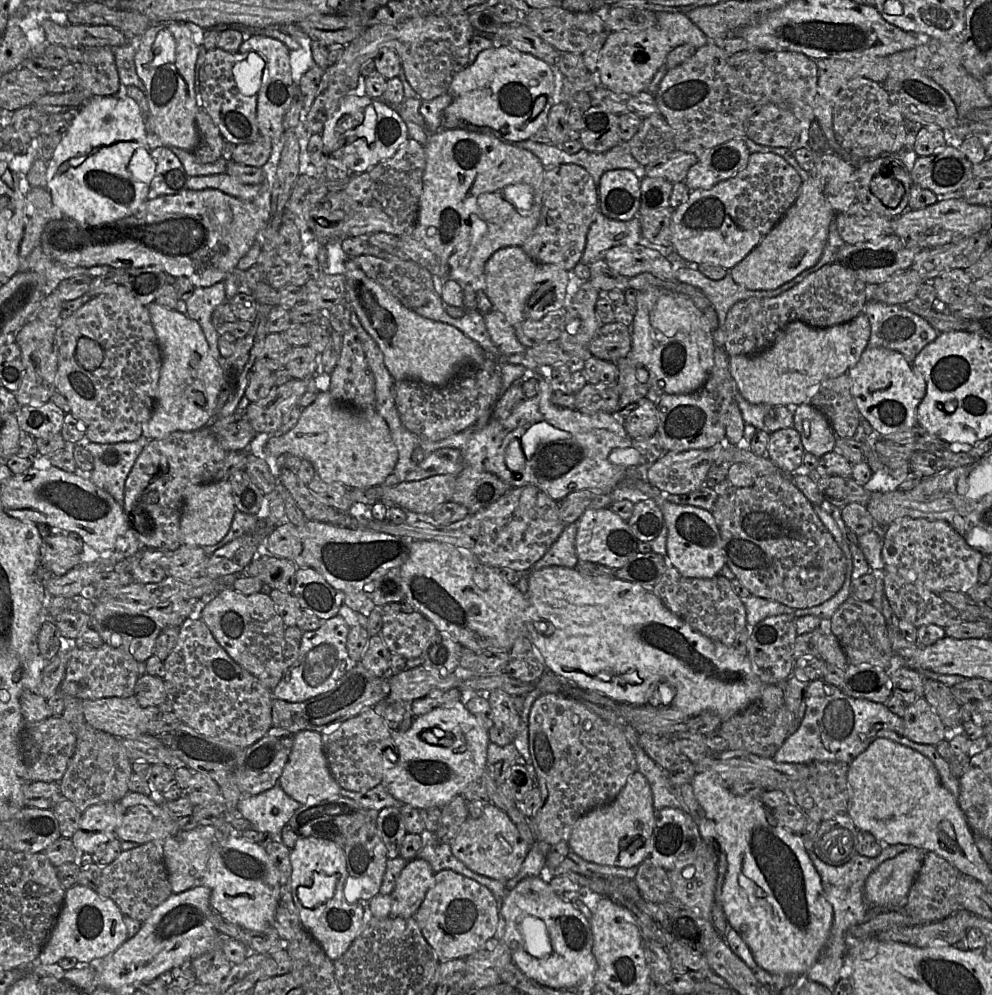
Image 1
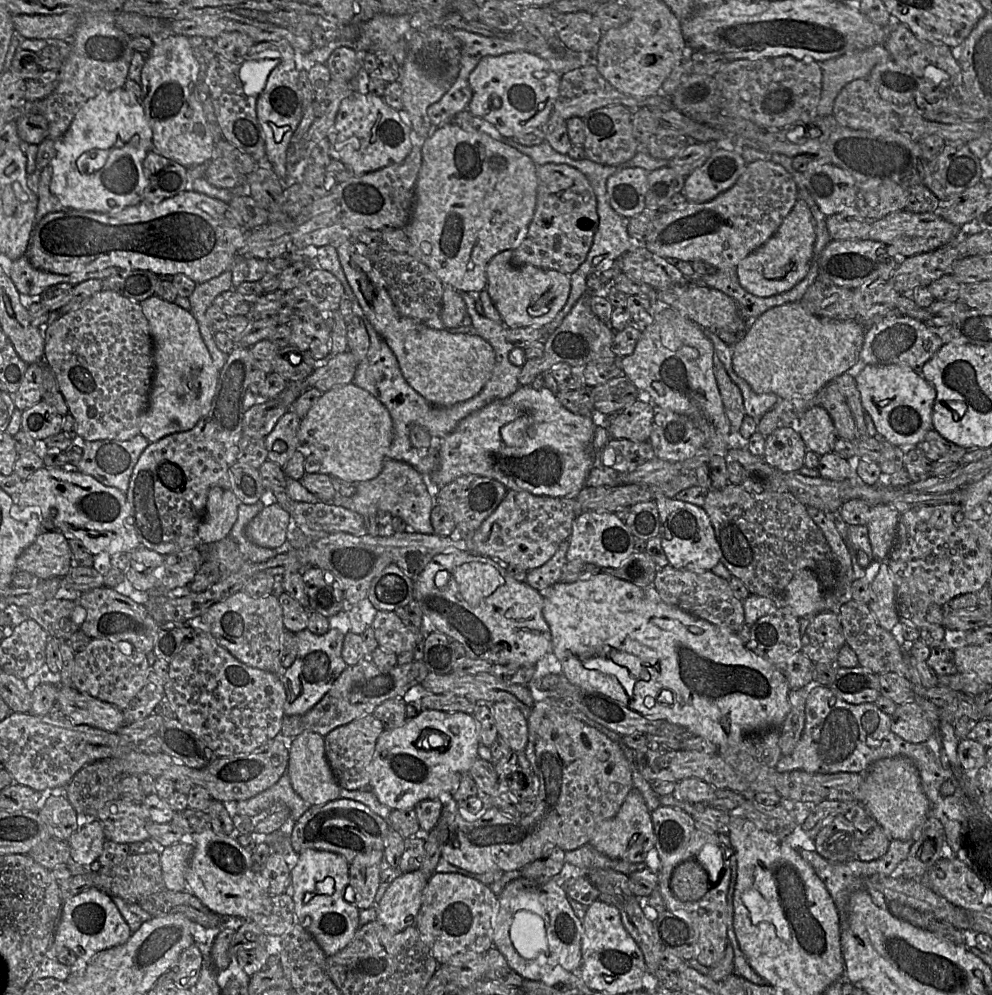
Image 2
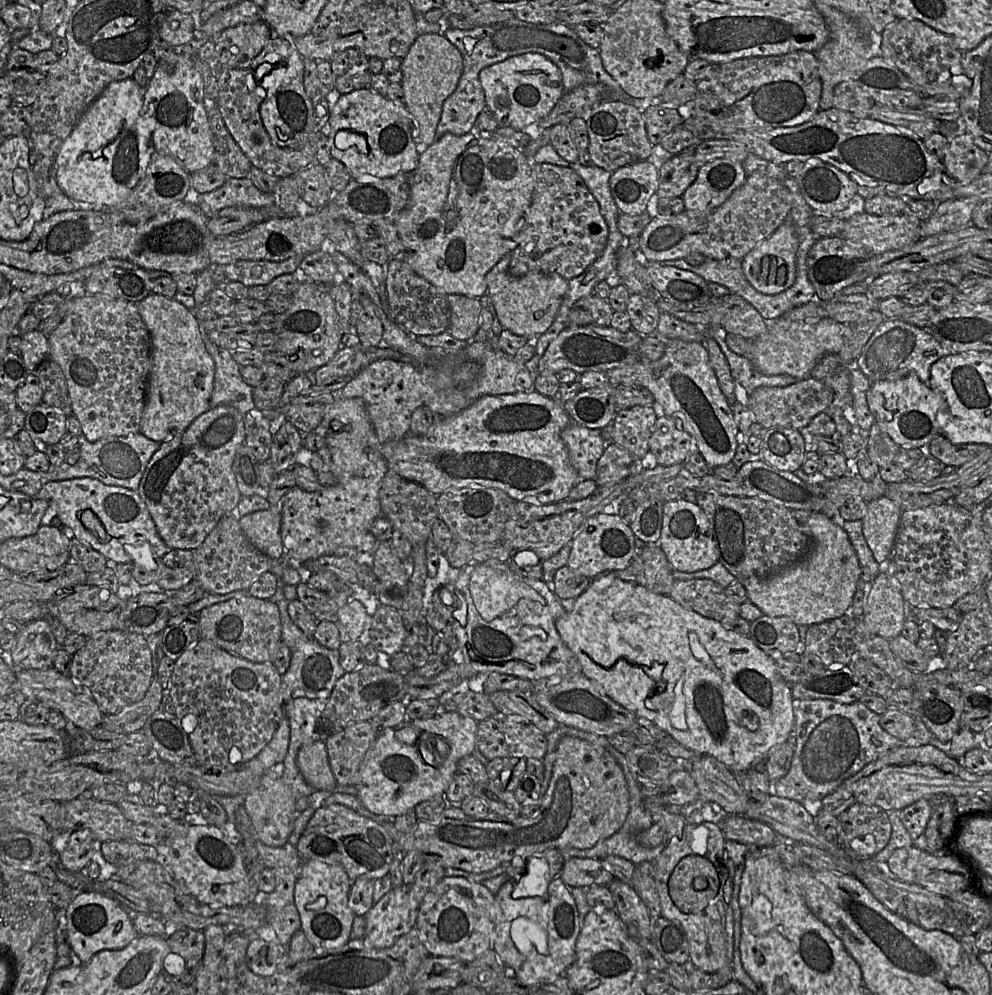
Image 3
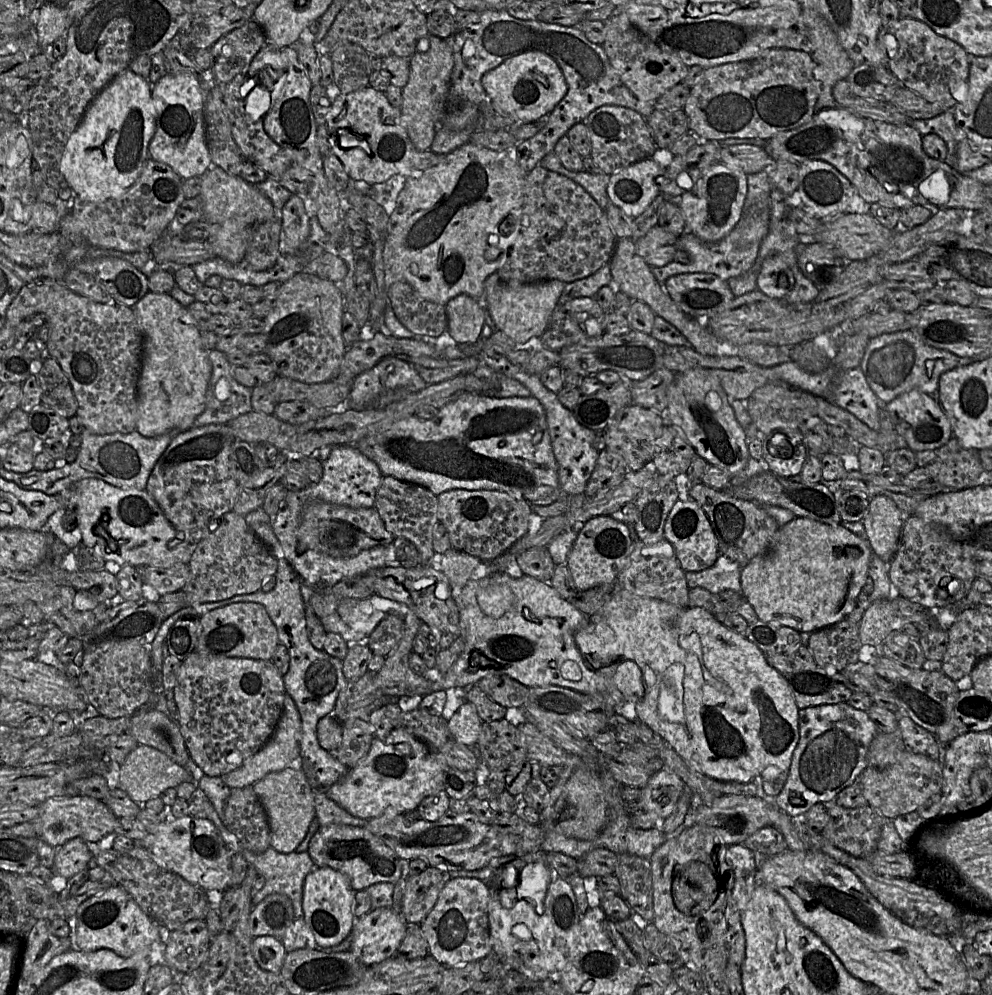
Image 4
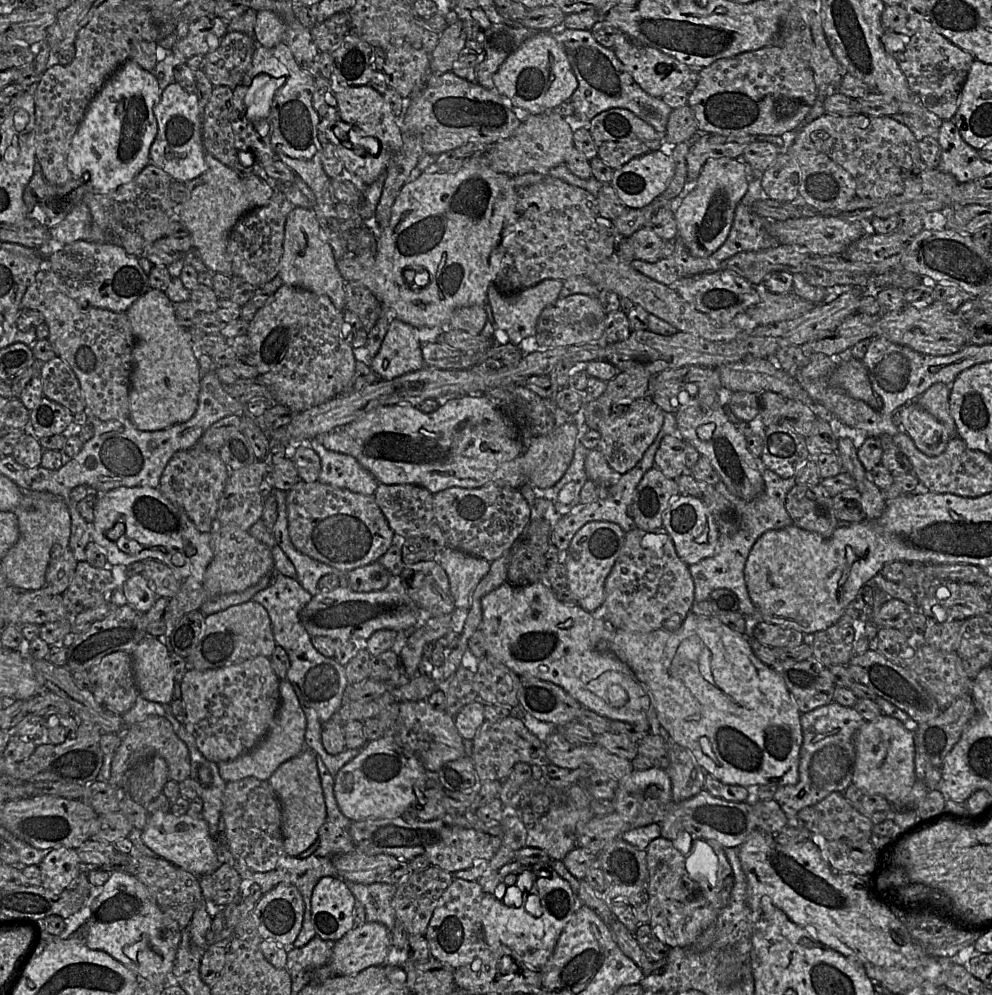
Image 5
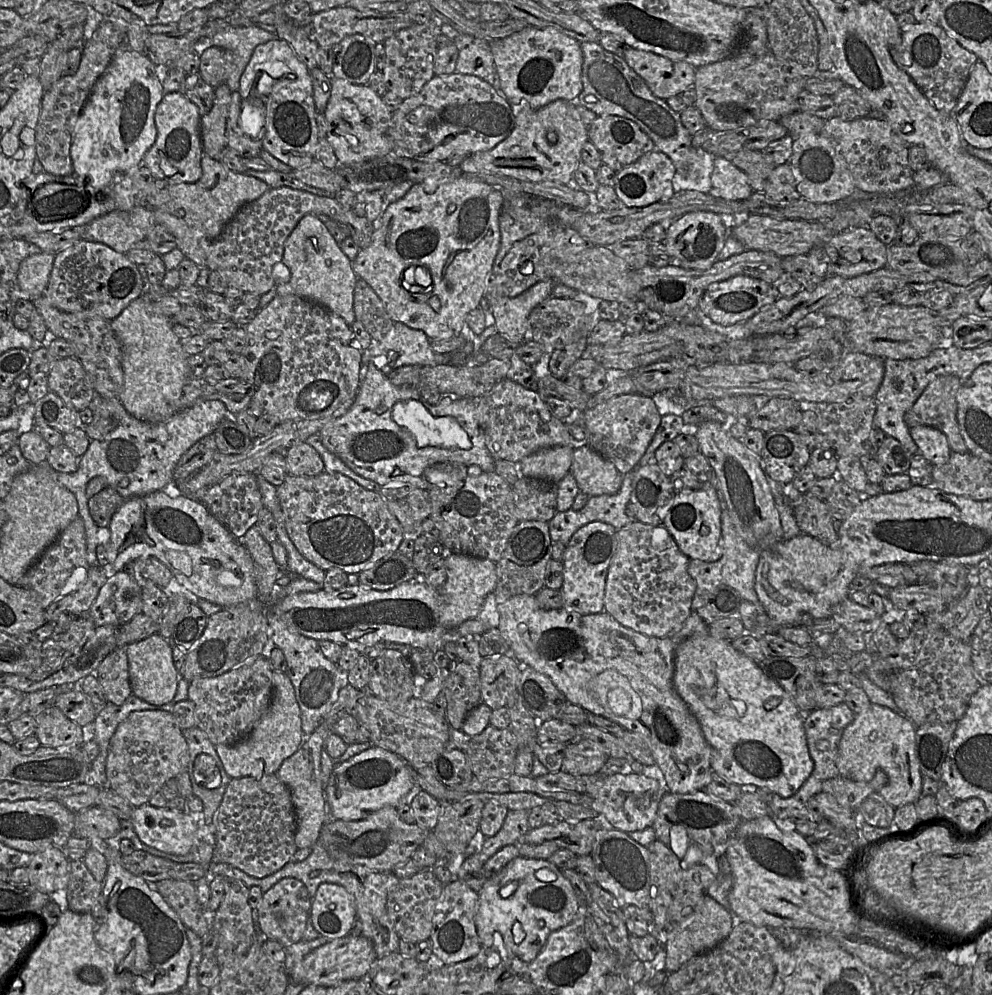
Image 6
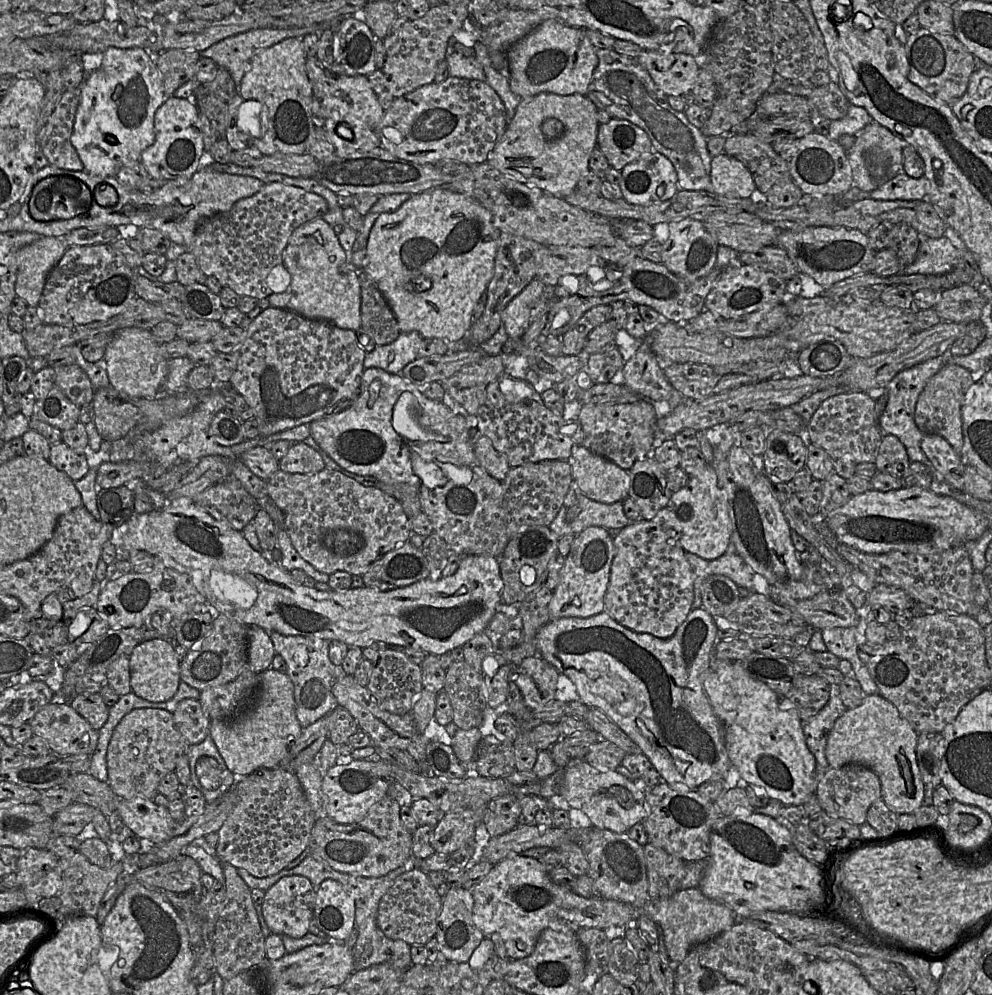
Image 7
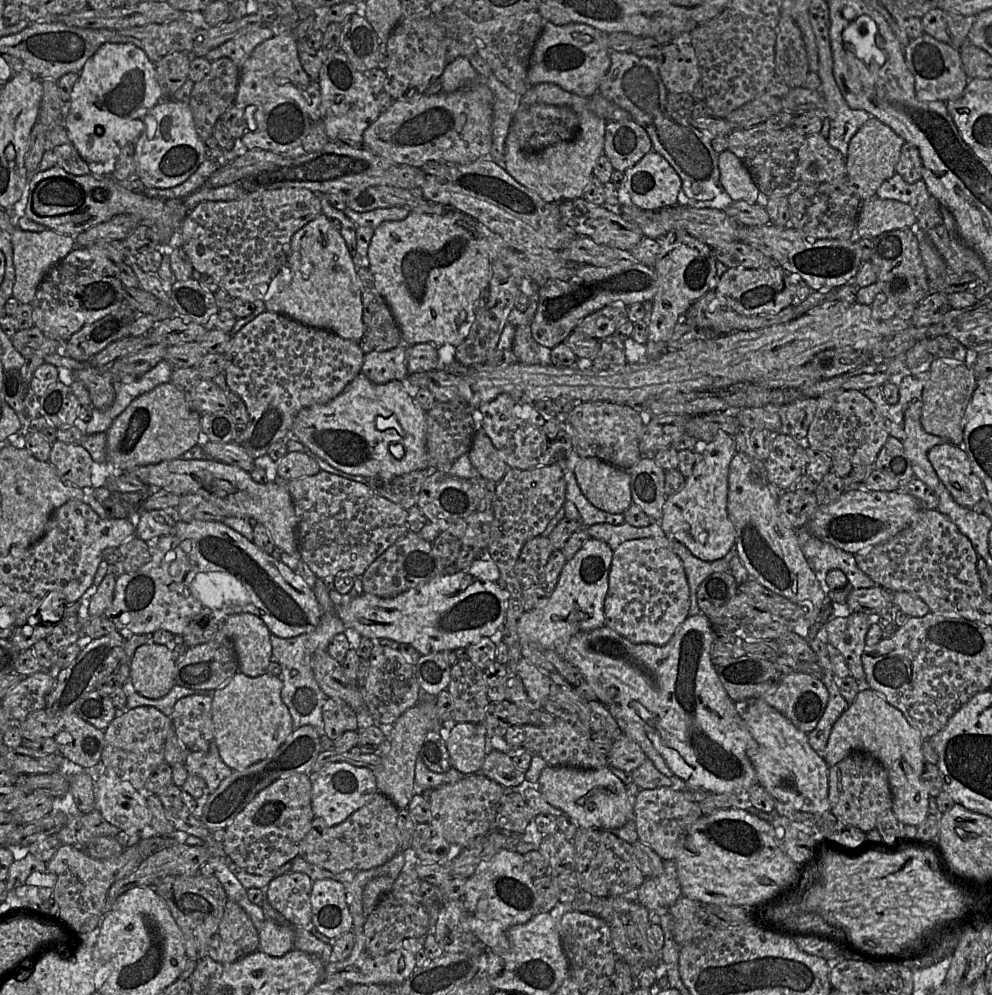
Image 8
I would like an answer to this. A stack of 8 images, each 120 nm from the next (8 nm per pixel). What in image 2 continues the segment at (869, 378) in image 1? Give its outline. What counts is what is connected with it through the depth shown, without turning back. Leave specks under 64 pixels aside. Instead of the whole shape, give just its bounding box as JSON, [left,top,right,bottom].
[855,365,936,449]

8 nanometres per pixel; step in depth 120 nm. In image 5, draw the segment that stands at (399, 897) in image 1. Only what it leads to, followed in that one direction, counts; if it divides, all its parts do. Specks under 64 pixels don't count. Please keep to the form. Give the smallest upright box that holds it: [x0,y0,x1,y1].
[329,921,392,975]

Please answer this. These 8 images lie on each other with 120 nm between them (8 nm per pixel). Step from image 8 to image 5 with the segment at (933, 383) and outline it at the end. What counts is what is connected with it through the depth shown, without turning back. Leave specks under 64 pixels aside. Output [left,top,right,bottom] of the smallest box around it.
[914,382,958,439]

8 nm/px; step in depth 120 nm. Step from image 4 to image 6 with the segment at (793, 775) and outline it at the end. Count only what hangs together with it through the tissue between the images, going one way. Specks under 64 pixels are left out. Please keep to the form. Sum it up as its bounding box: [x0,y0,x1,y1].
[769,702,855,819]

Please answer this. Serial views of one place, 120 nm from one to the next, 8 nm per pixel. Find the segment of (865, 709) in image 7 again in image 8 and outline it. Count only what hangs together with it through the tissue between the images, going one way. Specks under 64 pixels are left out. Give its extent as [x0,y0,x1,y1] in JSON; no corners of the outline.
[824,689,929,826]

